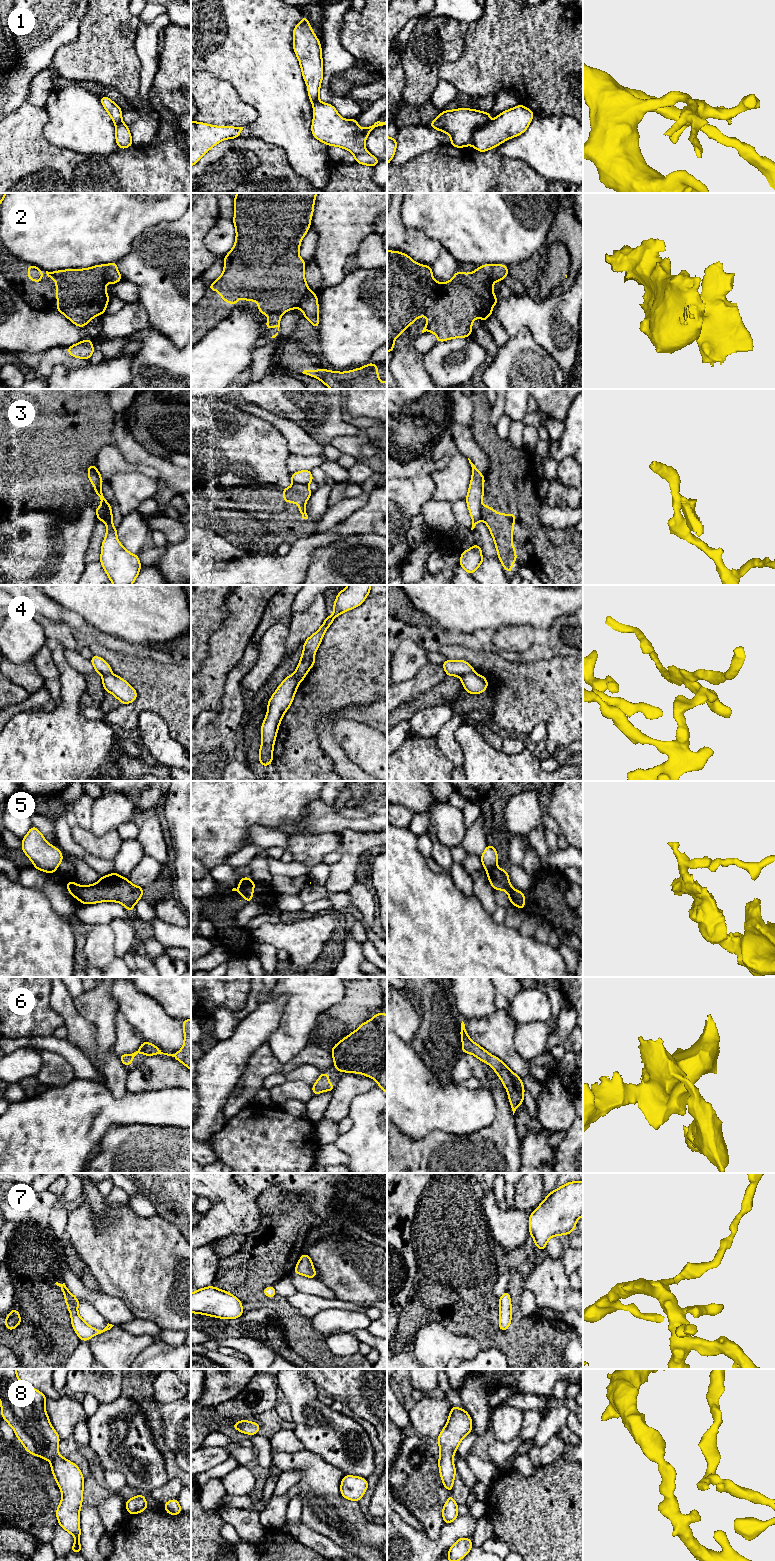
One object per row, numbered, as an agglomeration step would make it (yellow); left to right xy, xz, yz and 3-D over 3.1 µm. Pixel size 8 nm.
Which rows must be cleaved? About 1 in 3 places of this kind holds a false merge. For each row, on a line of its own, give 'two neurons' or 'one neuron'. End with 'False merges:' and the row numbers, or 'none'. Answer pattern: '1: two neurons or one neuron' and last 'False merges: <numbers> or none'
1: two neurons
2: two neurons
3: two neurons
4: two neurons
5: two neurons
6: one neuron
7: one neuron
8: one neuron
False merges: 1, 2, 3, 4, 5

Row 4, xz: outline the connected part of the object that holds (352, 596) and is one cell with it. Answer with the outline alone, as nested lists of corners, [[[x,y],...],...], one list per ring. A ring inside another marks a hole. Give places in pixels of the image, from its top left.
[[[348,585],[337,594],[333,605],[333,615],[327,615],[321,627],[312,636],[306,639],[300,661],[305,660],[317,652],[326,630],[334,619],[340,614],[360,606],[369,595],[370,589],[371,585]]]

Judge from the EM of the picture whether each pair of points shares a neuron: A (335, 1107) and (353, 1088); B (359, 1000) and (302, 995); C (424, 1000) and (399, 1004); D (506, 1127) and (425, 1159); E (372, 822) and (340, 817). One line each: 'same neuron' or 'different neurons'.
A: same neuron
B: different neurons
C: different neurons
D: same neuron
E: same neuron

